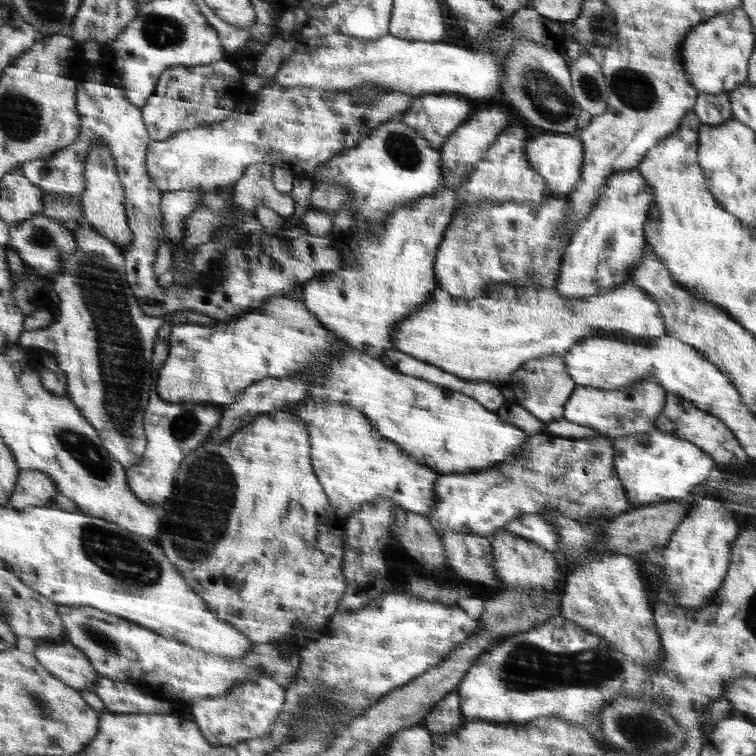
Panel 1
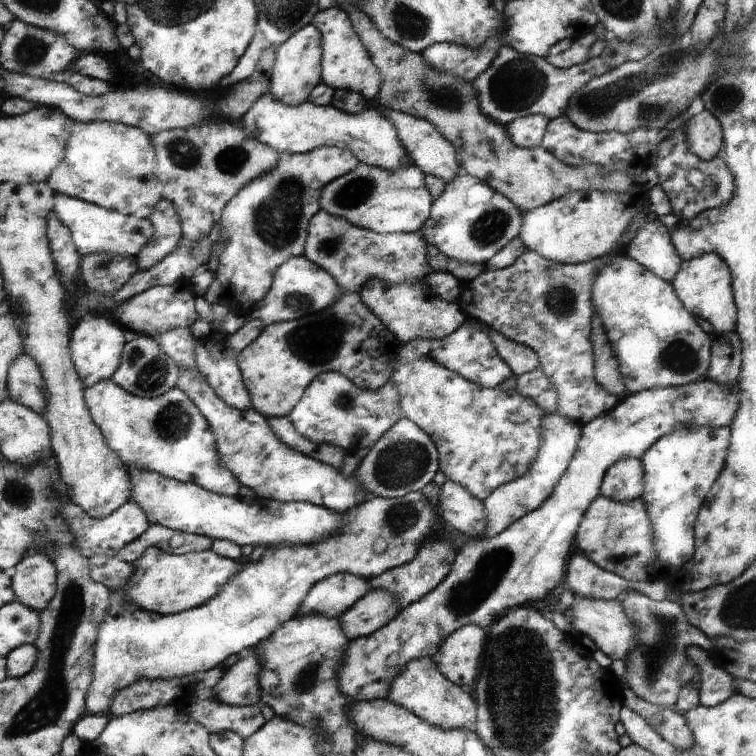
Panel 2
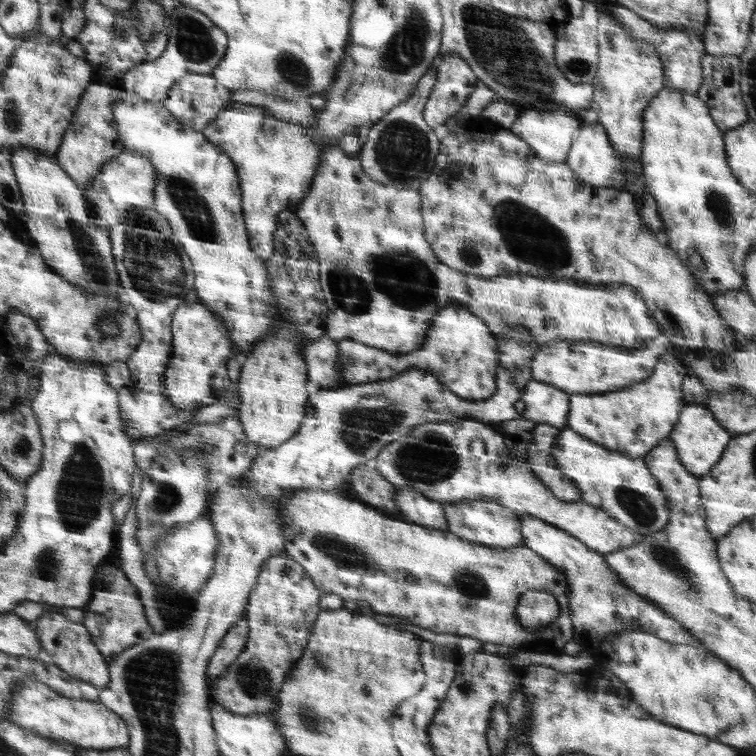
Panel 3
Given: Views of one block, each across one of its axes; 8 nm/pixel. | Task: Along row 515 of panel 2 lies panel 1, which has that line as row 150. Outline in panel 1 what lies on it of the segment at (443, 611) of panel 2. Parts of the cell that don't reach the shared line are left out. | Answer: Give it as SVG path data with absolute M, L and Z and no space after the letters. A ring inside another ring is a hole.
M533 134L524 146L526 157L530 160L530 165L534 166L542 178L545 178L548 190L556 195L568 195L574 186L577 186L582 179L582 166L585 164L584 142L579 135L570 134Z

